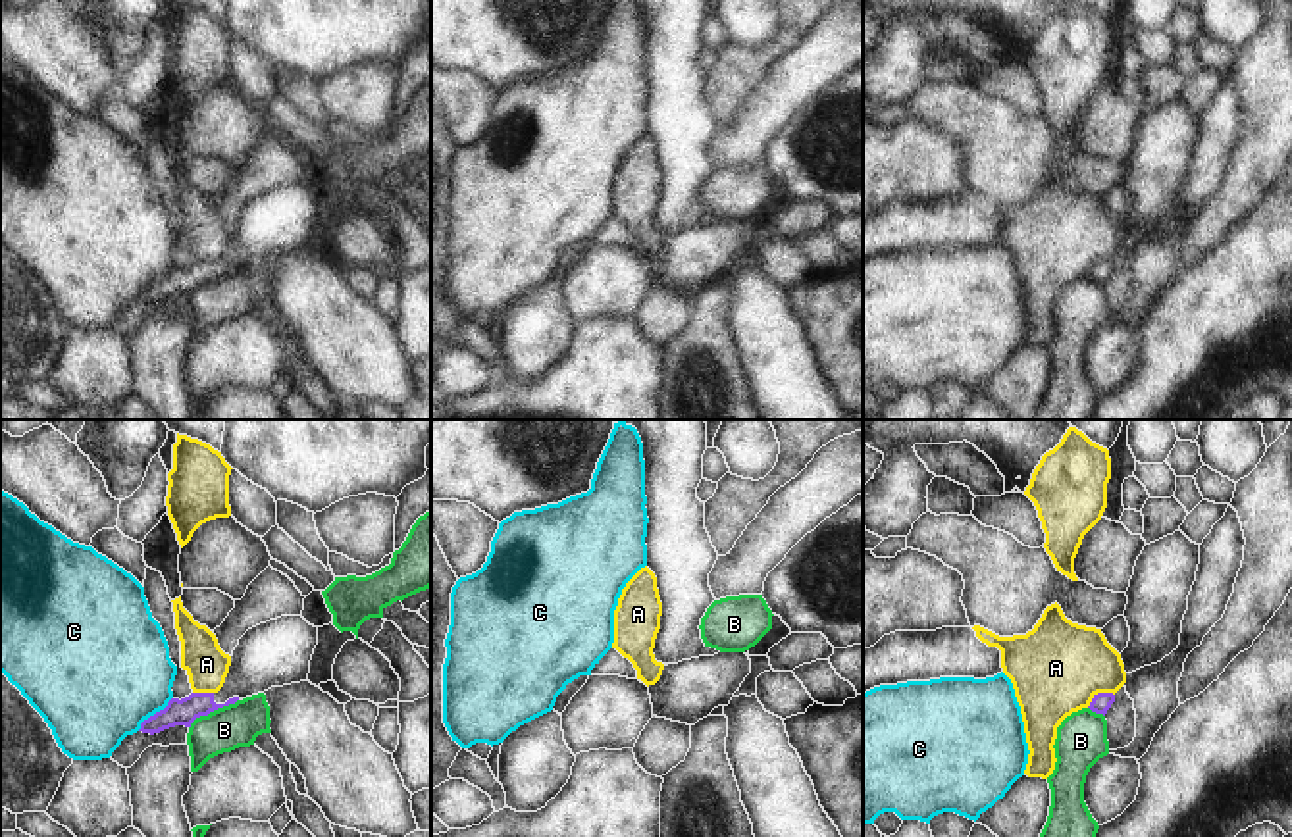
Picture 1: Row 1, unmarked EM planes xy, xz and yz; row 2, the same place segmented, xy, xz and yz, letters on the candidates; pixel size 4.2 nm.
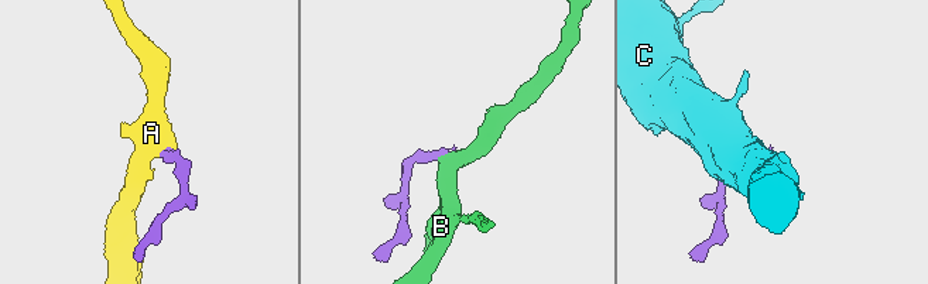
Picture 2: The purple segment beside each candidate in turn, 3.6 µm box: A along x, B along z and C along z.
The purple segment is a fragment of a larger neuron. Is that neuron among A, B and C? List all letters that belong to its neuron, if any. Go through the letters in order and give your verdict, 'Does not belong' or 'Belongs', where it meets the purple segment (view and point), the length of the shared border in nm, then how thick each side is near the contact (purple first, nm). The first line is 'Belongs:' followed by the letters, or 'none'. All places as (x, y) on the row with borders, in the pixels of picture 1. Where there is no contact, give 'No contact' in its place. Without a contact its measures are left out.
Belongs: none
A: Does not belong. Touches purple at yz (1098, 693). Shared border 130 nm. Thickness 80 nm (purple) against 380 nm
B: Does not belong. Touches purple at xy (212, 710). Shared border 240 nm. Thickness 110 nm (purple) against 190 nm
C: Does not belong. Touches purple at xy (156, 712). Shared border 200 nm. Thickness 110 nm (purple) against 480 nm.

